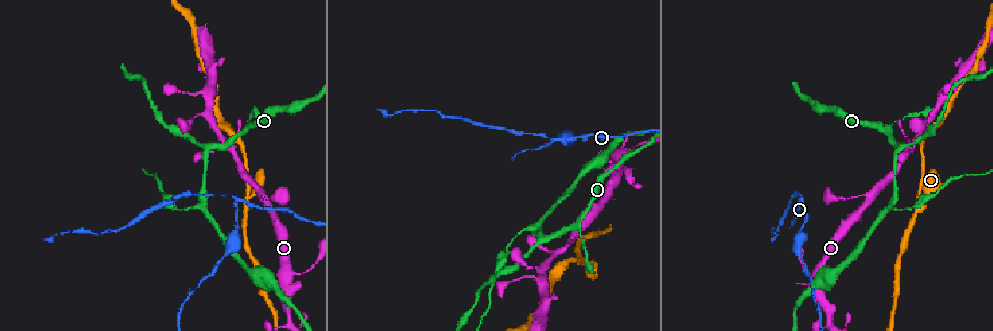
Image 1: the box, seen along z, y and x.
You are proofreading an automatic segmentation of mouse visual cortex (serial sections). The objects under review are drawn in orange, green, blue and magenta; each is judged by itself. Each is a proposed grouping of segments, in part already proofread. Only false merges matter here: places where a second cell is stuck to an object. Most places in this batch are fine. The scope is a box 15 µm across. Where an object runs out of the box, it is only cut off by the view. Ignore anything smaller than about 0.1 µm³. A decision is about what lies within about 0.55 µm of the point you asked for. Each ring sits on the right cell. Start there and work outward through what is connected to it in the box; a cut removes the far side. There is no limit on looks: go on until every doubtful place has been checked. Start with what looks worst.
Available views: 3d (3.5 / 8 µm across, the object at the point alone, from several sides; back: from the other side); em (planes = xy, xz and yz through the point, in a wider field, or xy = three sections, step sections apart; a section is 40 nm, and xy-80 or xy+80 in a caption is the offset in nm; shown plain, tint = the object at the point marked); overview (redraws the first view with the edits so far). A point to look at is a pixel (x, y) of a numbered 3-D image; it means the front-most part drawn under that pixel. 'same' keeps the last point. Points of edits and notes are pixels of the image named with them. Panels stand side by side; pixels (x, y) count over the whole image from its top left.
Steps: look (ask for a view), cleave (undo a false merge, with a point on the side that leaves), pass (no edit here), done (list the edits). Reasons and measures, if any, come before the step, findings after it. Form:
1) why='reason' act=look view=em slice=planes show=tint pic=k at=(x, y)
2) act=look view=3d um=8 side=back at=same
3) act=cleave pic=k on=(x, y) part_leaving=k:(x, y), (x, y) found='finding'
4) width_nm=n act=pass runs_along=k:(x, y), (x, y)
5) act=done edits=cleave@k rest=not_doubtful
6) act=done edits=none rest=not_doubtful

why='side arm on a straight run' act=look view=3d um=3.5 pic=1 at=(570, 139)

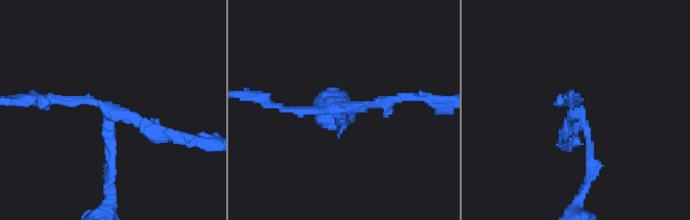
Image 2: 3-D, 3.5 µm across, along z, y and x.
arms=3 arm_widths_nm=100,150,200 why='shape alone is not enough' act=look view=em slice=xy step=1 show=tint pic=2 at=(341, 111)

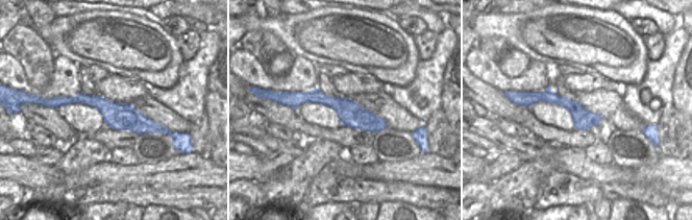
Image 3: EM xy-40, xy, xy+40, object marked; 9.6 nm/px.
width_nm=240 act=cleave pic=2 on=(112, 166) part_leaving=2:(108, 123), (112, 180), (105, 213) found='a second cell is stuck on'

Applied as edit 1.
why='redraw' act=look view=overview

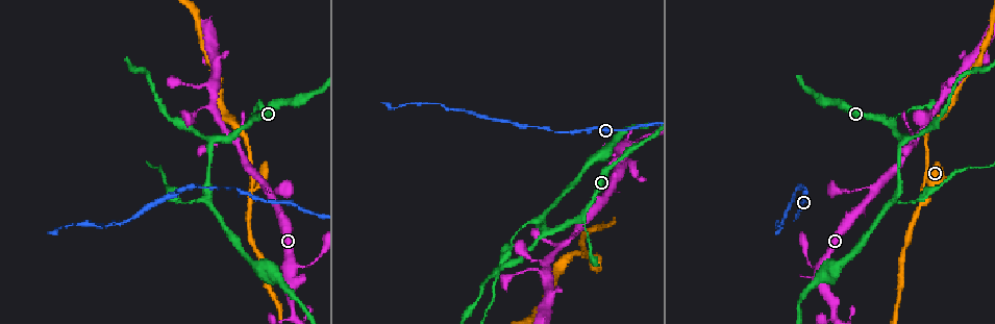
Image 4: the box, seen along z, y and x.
why='three arms meet' act=look view=3d um=3.5 pic=4 at=(251, 200)

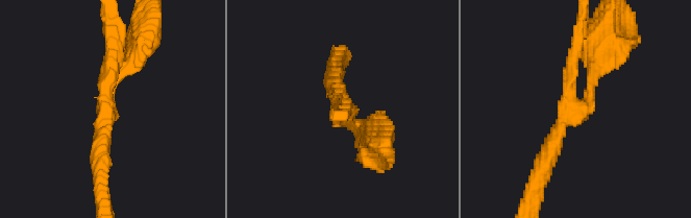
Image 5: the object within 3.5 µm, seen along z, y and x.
arms=3 arm_widths_nm=250,250,250 act=look view=em slice=xy step=3 show=tint pic=5 at=(575, 106)

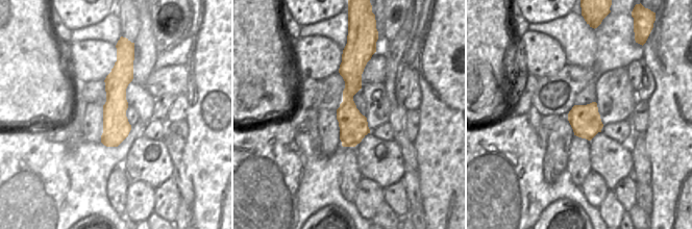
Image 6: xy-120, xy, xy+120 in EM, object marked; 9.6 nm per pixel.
act=pass runs_along=5:(370, 130), (345, 123), (345, 110) found='one cell here'

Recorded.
act=look view=3d um=3.5 pic=4 at=(550, 231)

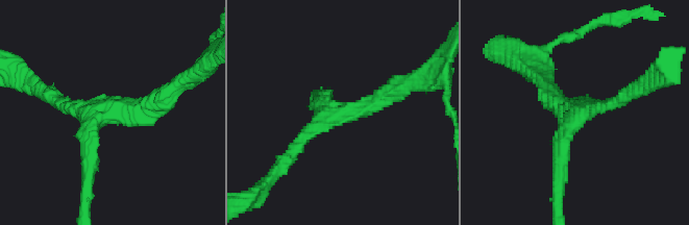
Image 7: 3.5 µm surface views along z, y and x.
act=look view=em slice=xy step=1 show=tint pic=7 at=(578, 111)

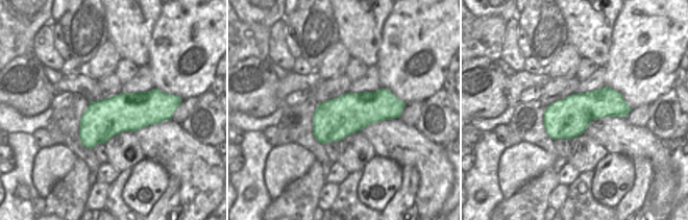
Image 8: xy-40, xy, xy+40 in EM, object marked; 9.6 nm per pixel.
arms=3 arm_widths_nm=200,250,300 act=pass runs_along=7:(164, 97), (93, 122), (87, 177) found='one cell here'

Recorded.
why='a fork' act=look view=3d um=3.5 pic=4 at=(208, 195)

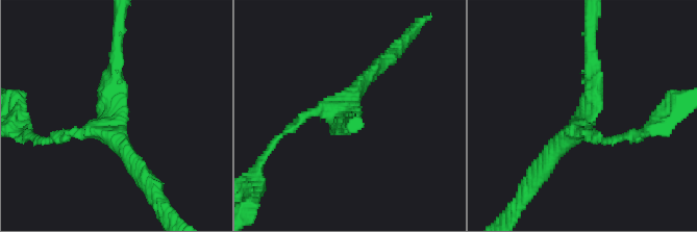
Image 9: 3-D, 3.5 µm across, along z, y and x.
arms=3 arm_widths_nm=150,250,250 act=look view=em slice=planes show=plain pic=9 at=(342, 117)

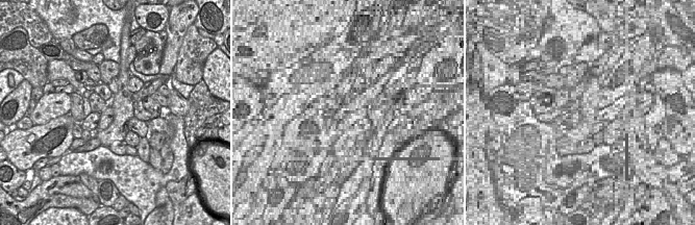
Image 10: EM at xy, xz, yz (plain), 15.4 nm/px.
why='with the object marked' act=look view=em slice=planes show=tint at=same

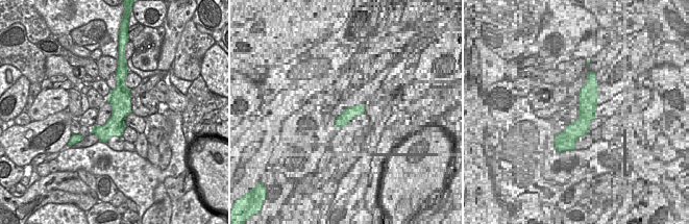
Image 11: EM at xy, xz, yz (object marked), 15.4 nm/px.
act=pass runs_along=11:(120, 77), (117, 121), (101, 139) found='continuous, no second cell'

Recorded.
act=done edits=cleave@2 rest=not_doubtful

